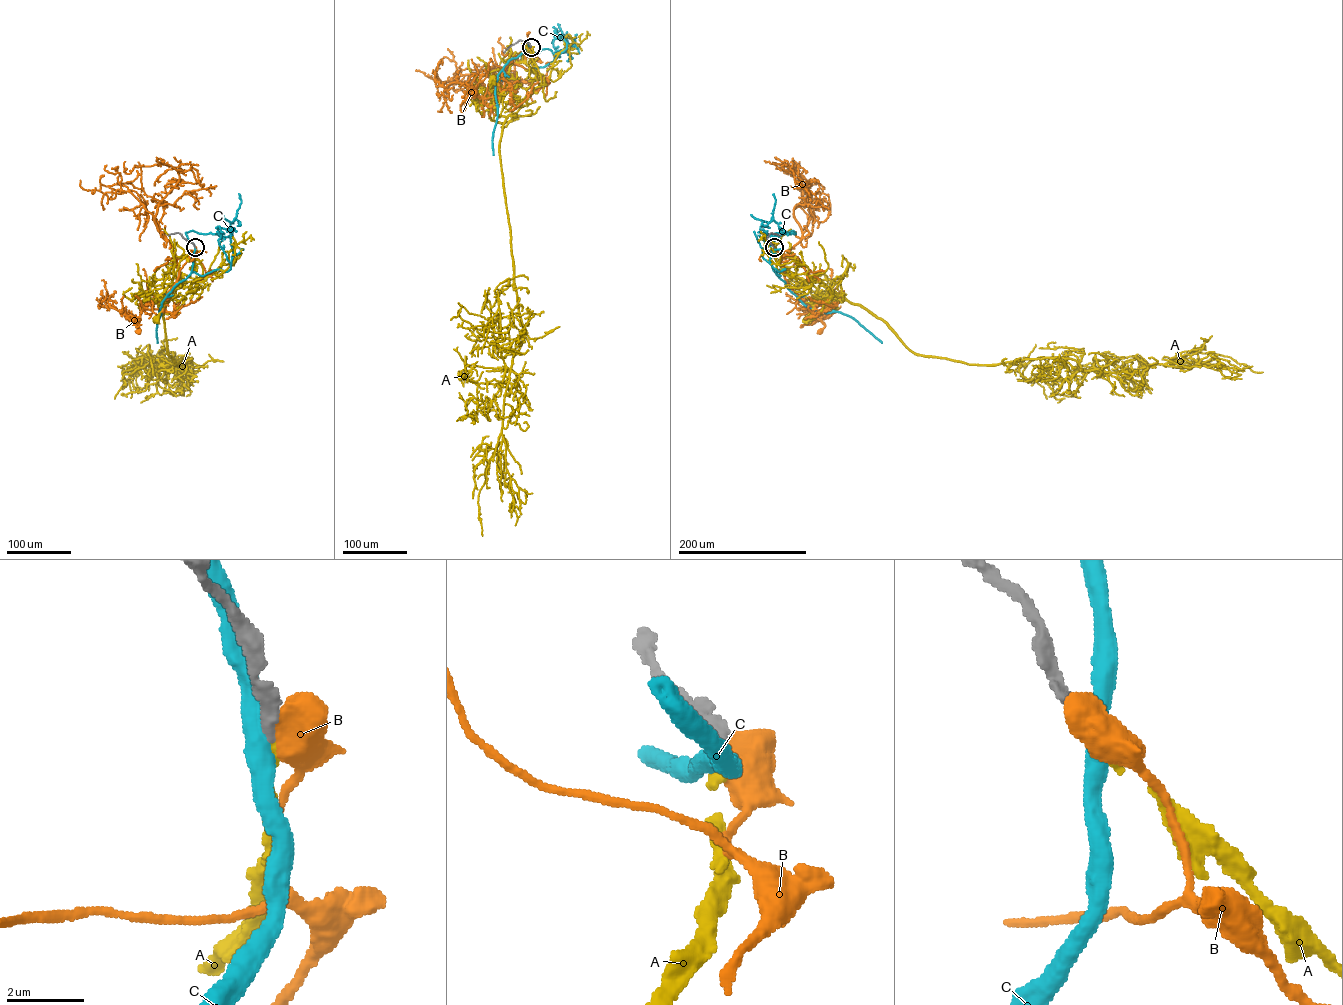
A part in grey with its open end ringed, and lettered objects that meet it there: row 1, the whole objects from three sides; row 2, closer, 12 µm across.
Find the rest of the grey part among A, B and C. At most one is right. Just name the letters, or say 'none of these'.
A

